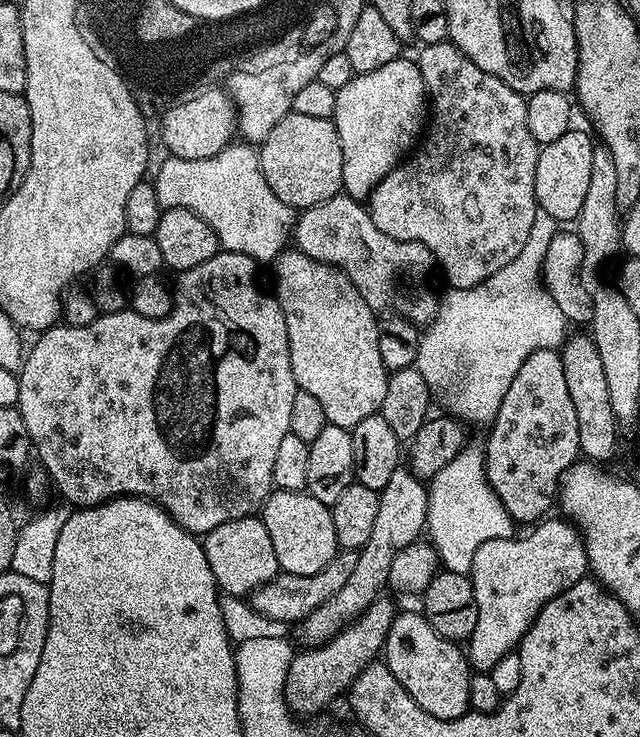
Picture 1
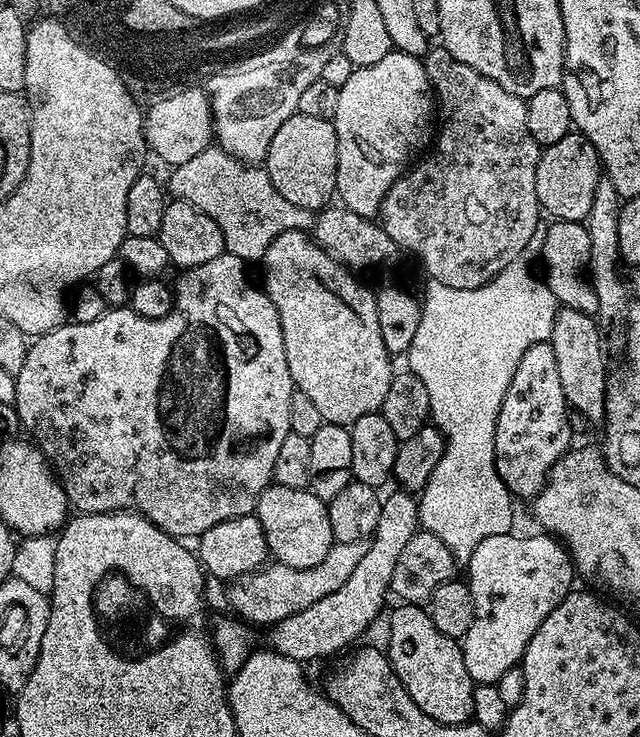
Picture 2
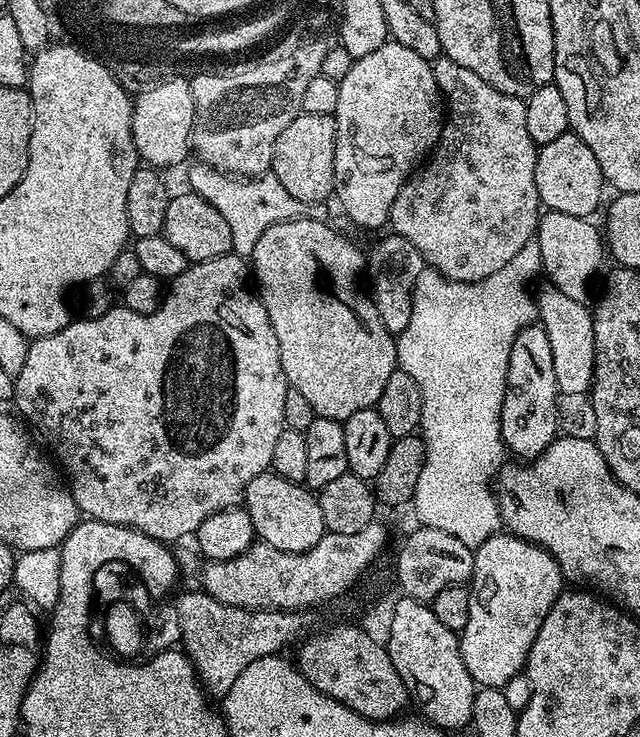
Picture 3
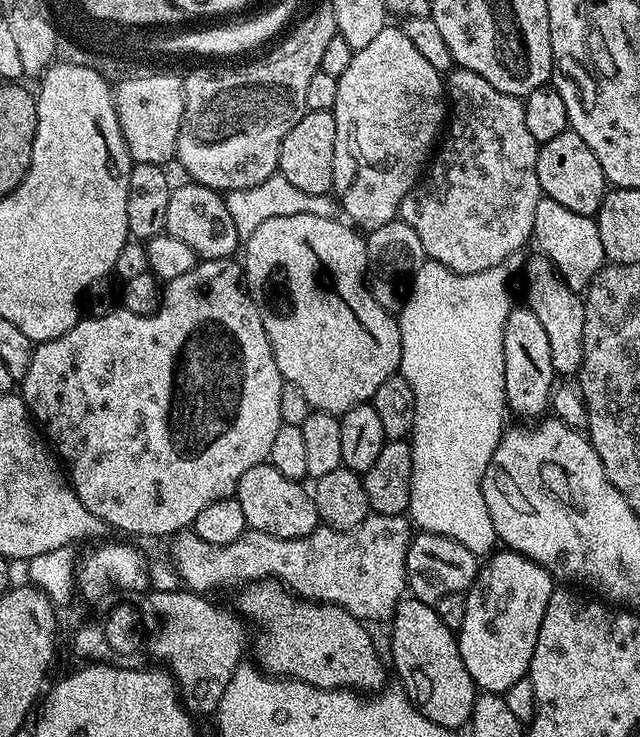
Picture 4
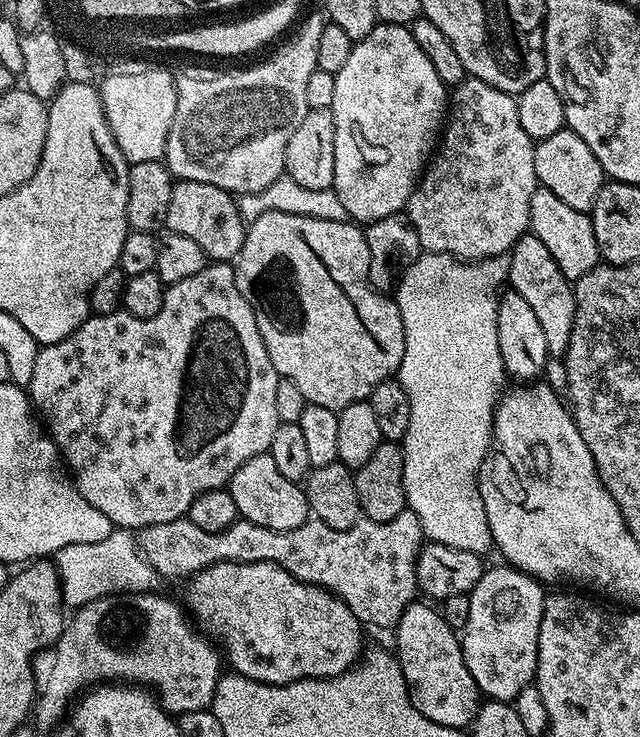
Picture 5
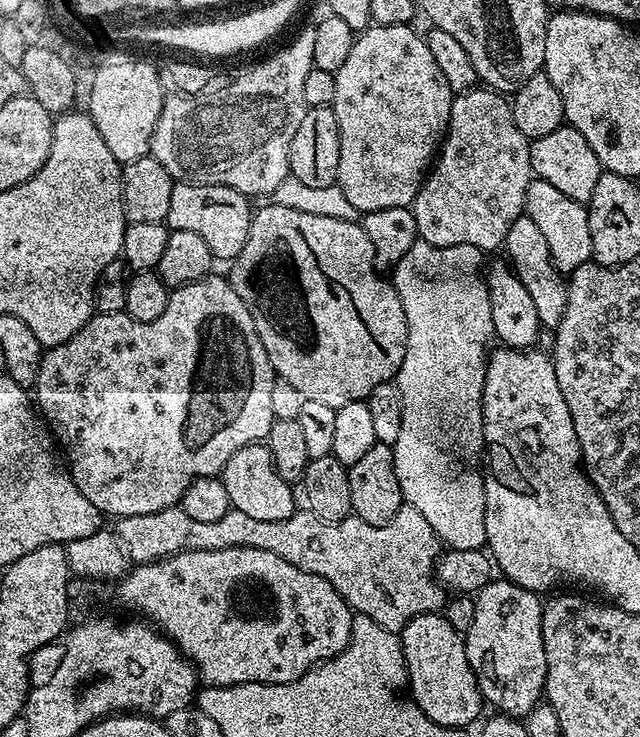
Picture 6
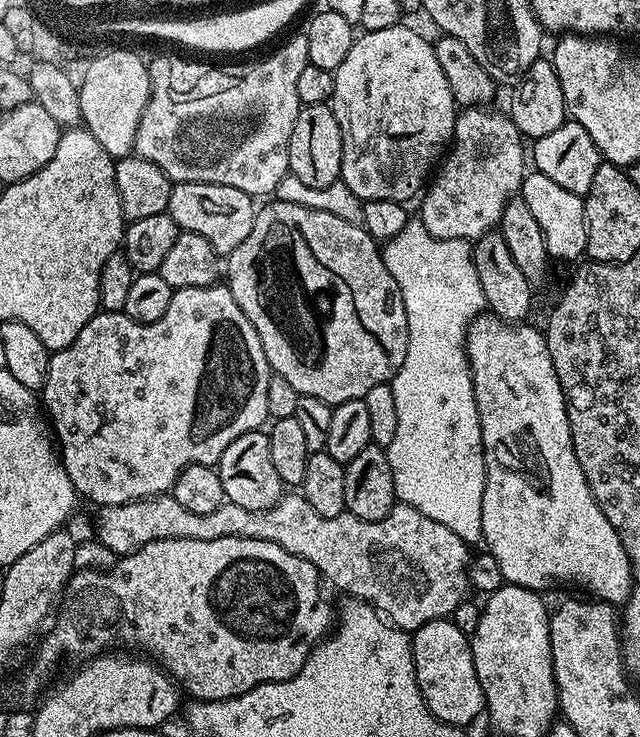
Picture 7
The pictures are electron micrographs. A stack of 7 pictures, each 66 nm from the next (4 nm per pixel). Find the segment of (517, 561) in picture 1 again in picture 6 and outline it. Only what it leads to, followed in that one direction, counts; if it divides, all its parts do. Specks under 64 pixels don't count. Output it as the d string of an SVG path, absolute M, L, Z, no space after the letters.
M493 578L474 599L474 623L464 636L464 645L480 694L505 716L527 717L541 703L546 682L541 597L507 578Z

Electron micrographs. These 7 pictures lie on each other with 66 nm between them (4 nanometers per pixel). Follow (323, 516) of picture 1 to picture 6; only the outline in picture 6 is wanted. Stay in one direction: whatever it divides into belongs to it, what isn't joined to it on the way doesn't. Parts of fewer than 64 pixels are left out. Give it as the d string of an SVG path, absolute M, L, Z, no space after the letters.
M267 443L247 444L242 446L242 450L238 450L238 454L234 454L234 458L230 458L230 462L226 462L222 473L222 479L226 486L226 494L231 507L242 510L242 514L248 515L250 518L262 518L266 522L278 522L285 520L291 516L298 508L298 496L294 491L293 485L288 484L282 474L278 474L278 470L274 470L274 458L270 458L270 450Z

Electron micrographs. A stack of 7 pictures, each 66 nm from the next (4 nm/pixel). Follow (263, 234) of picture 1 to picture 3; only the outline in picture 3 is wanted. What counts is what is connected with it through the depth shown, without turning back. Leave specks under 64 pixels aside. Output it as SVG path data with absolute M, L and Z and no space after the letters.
M196 162L188 172L187 187L206 198L221 212L222 218L226 218L227 224L230 225L232 252L245 258L251 257L252 248L258 242L258 238L262 238L262 234L266 234L266 230L278 222L302 218L322 221L329 219L327 203L298 202L298 198L289 194L286 186L282 186L282 182L278 182L278 178L271 174L247 178L232 176L229 172L220 172L206 163Z

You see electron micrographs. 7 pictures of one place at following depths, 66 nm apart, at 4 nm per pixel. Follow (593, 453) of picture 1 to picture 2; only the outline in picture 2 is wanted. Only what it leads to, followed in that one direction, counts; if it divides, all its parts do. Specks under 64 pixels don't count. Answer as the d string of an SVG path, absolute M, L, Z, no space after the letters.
M561 307L554 318L551 345L554 362L558 362L558 379L562 381L562 394L573 413L581 412L590 423L599 425L604 419L604 399L608 389L610 369L604 365L604 352L600 349L601 325L591 315Z

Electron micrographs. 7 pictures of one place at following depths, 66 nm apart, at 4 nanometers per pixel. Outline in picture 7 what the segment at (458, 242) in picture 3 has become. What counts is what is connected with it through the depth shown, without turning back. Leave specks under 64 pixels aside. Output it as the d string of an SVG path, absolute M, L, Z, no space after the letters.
M468 106L457 115L452 143L439 165L440 173L438 173L438 168L423 193L425 196L424 201L420 204L418 218L423 222L427 232L443 240L458 238L475 242L487 232L493 231L500 223L502 210L508 205L508 201L519 193L520 184L524 181L526 175L526 167L524 168L524 160L526 164L525 141L520 131L514 126L511 116L503 111L500 113L491 112L492 110L488 106Z

